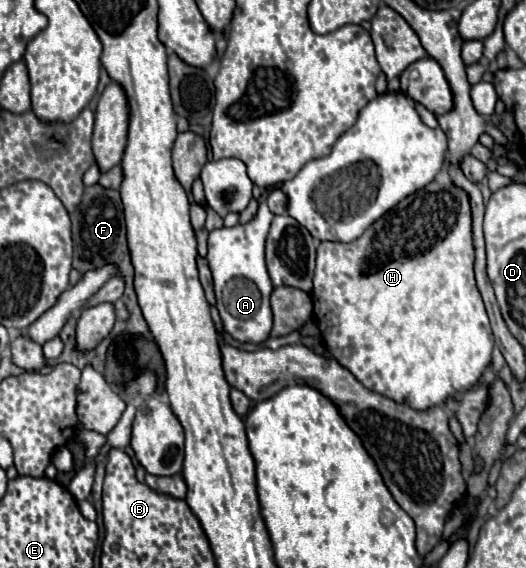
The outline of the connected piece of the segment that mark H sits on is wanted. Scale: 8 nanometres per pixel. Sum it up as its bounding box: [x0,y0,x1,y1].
[312,172,494,410]

